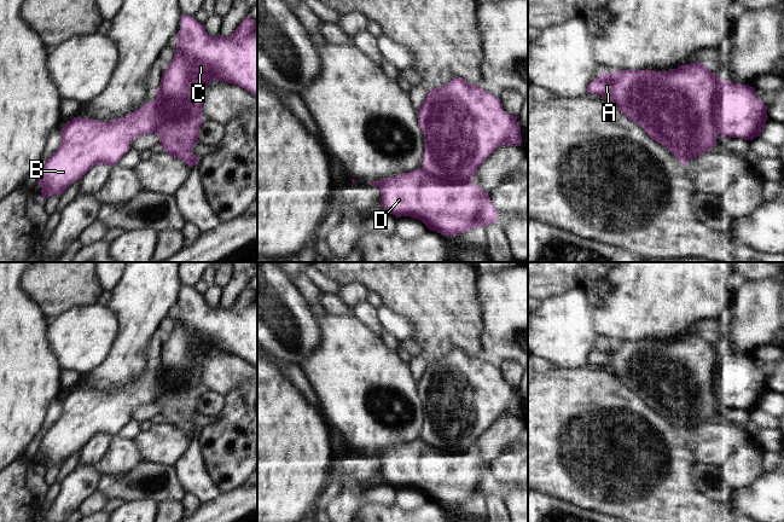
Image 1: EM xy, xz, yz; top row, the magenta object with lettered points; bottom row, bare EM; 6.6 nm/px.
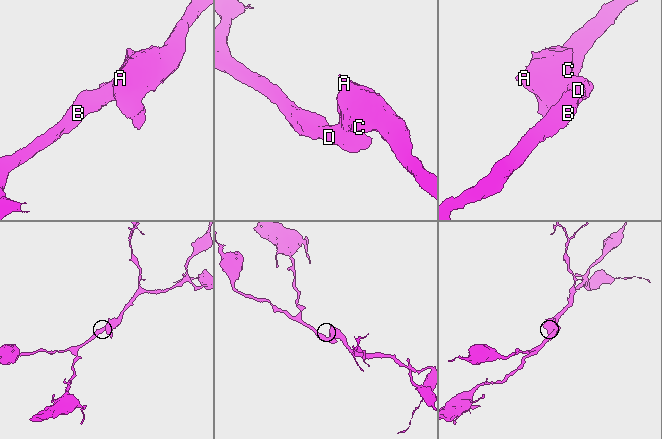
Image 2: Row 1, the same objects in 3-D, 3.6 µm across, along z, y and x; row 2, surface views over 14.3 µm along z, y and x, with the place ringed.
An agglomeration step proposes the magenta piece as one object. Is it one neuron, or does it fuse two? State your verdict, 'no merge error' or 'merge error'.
merge error

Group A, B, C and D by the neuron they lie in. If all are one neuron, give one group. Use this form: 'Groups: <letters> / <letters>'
Groups: A C / B D.

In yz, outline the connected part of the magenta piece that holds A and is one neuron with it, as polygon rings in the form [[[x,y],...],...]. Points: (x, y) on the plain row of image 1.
[[[696,331],[669,342],[600,343],[599,348],[590,353],[587,365],[602,366],[612,373],[650,408],[666,417],[681,435],[686,436],[691,429],[709,423],[718,414],[716,407],[720,404],[713,394],[713,378],[720,355],[718,344]]]

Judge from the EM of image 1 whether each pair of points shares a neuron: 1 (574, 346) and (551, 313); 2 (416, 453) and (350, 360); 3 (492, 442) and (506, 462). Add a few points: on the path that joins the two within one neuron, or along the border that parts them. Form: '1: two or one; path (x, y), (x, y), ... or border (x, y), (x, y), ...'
1: one; path (565, 337), (559, 322)
2: two; border (416, 439), (381, 450)
3: two; border (515, 442), (488, 464)

